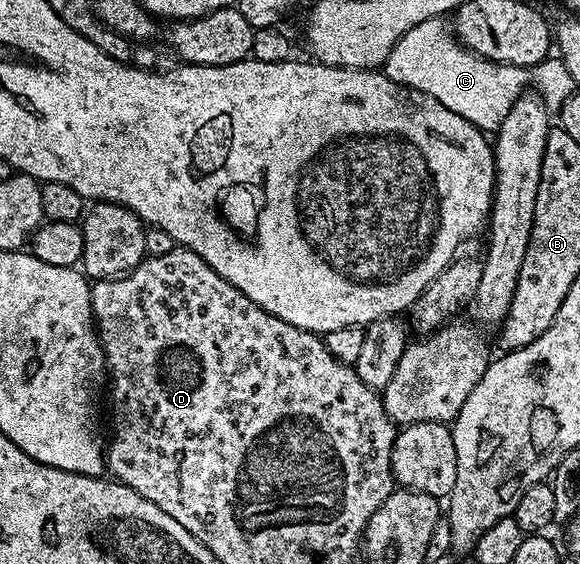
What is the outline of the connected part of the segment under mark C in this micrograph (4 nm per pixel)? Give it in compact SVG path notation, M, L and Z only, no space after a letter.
M444 19L428 20L419 22L419 26L411 26L411 30L404 32L395 42L391 54L387 54L383 65L383 71L391 82L406 84L408 88L419 90L423 94L431 94L435 102L443 102L447 110L455 110L467 122L471 122L476 128L481 129L486 134L496 133L497 128L507 118L507 110L523 95L525 83L528 82L530 73L523 68L516 68L510 64L497 64L493 60L488 60L482 56L476 56L458 41L456 35L445 25Z

